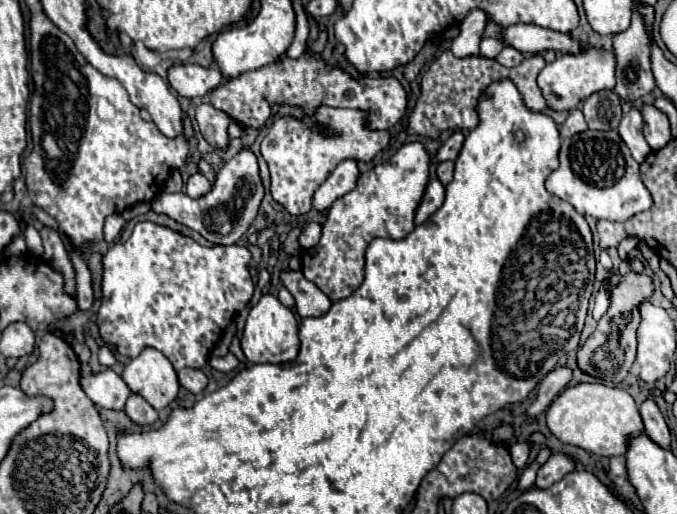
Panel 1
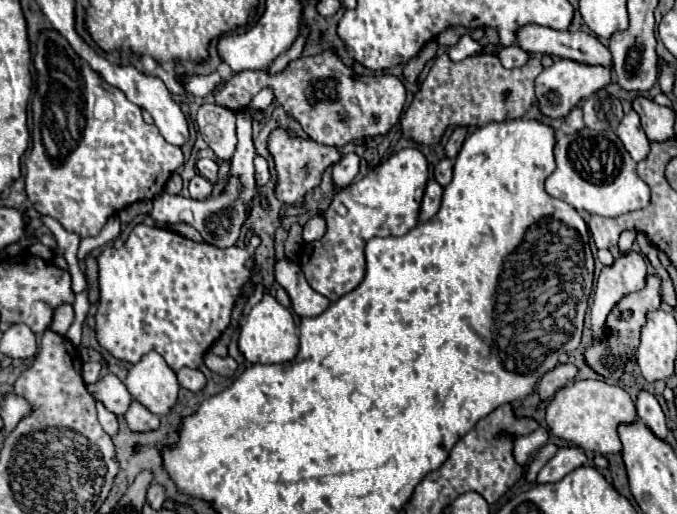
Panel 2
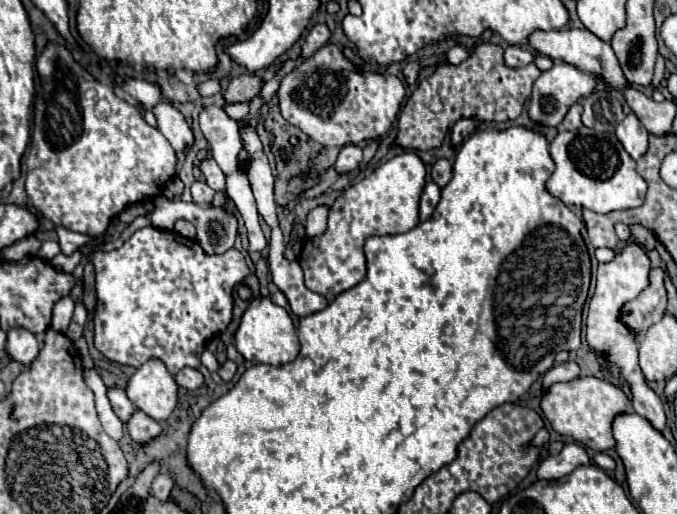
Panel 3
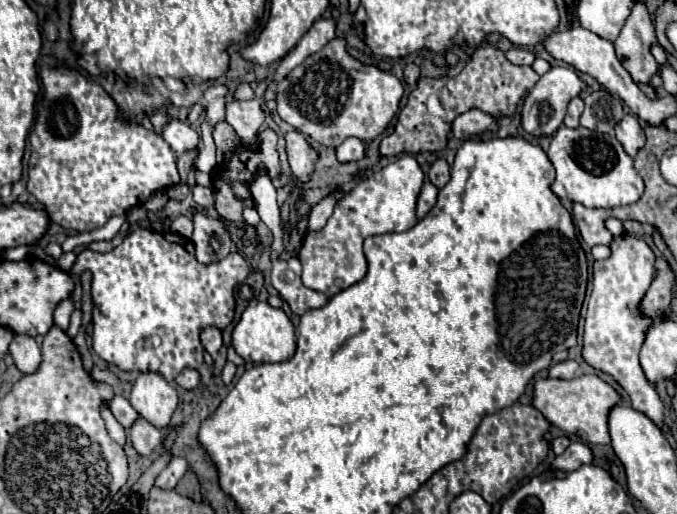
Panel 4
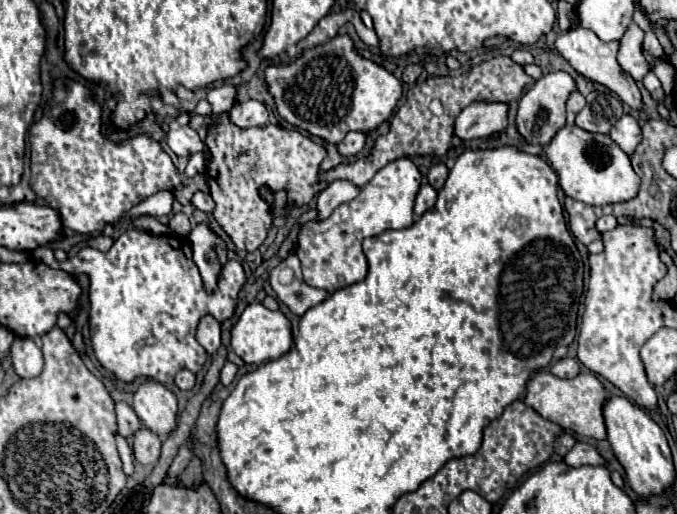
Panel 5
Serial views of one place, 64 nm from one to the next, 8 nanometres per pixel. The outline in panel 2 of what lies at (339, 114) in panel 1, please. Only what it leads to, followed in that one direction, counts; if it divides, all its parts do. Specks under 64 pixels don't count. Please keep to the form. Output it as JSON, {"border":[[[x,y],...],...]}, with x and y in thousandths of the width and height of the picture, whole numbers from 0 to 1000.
{"border":[[[405,249],[399,257],[393,288],[396,288],[396,300],[405,311],[405,331],[408,331],[405,377],[414,393],[431,397],[431,401],[446,401],[452,374],[473,362],[479,331],[484,323],[496,319],[505,307],[499,300],[496,284],[482,284],[482,280],[464,276],[461,268],[443,268],[440,261],[428,257],[428,253],[419,253],[419,249]]]}

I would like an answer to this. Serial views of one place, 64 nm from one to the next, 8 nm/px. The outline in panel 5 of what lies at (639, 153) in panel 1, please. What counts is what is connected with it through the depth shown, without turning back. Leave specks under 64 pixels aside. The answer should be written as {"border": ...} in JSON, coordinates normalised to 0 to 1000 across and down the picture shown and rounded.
{"border":[[[919,226],[901,257],[901,268],[928,300],[934,304],[934,296],[939,292],[939,284],[948,272],[948,257],[945,257],[945,241],[939,237],[939,230],[934,226]]]}

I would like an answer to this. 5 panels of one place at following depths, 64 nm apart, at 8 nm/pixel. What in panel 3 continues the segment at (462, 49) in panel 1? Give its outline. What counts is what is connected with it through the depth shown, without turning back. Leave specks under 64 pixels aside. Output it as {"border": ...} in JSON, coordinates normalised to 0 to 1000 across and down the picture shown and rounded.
{"border":[[[679,86],[679,89],[671,89],[671,93],[665,93],[665,97],[659,101],[659,115],[665,125],[679,125],[679,121],[688,117],[694,105],[697,105],[697,93]]]}

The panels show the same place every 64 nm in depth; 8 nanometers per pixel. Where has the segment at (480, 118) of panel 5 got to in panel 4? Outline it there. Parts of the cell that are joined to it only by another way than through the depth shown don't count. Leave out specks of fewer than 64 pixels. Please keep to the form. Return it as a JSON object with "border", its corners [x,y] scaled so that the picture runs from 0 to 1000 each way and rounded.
{"border":[[[691,214],[691,218],[679,222],[668,241],[668,265],[674,272],[691,272],[718,253],[733,253],[733,230],[727,230],[709,214]]]}

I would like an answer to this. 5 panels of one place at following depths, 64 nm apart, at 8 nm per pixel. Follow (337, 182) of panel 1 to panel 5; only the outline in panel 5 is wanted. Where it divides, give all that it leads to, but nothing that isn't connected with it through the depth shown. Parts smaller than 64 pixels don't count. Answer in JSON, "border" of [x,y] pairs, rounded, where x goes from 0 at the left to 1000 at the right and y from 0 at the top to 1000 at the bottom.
{"border":[[[517,257],[517,261],[499,280],[499,296],[502,296],[502,304],[508,304],[508,307],[526,304],[526,300],[535,296],[538,276],[541,276],[541,265],[538,265],[535,257]]]}

